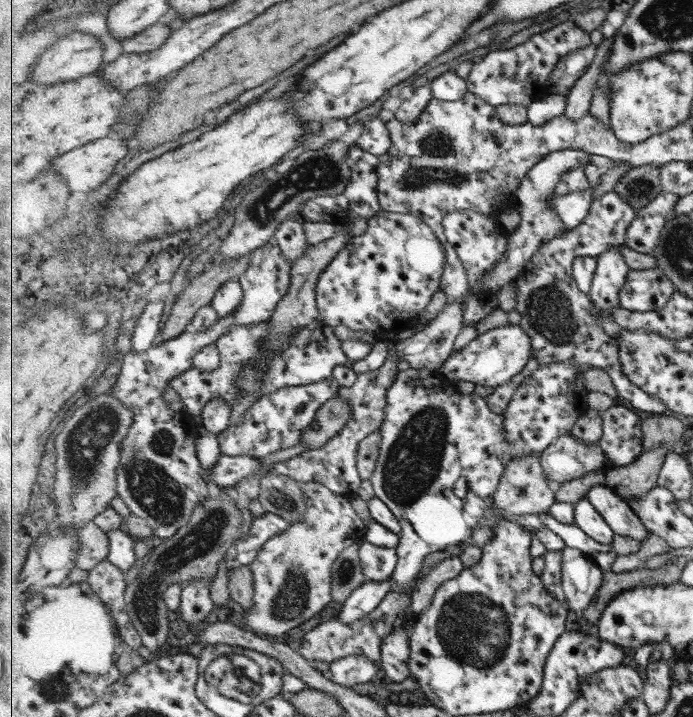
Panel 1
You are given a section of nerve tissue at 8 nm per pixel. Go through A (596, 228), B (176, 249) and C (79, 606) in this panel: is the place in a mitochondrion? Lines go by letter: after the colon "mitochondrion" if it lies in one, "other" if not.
A: other
B: other
C: other

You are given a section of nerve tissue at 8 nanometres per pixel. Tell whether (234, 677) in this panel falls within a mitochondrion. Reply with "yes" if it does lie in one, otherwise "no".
yes

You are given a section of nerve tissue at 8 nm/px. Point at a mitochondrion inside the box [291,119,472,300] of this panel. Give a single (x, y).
(438, 148)

